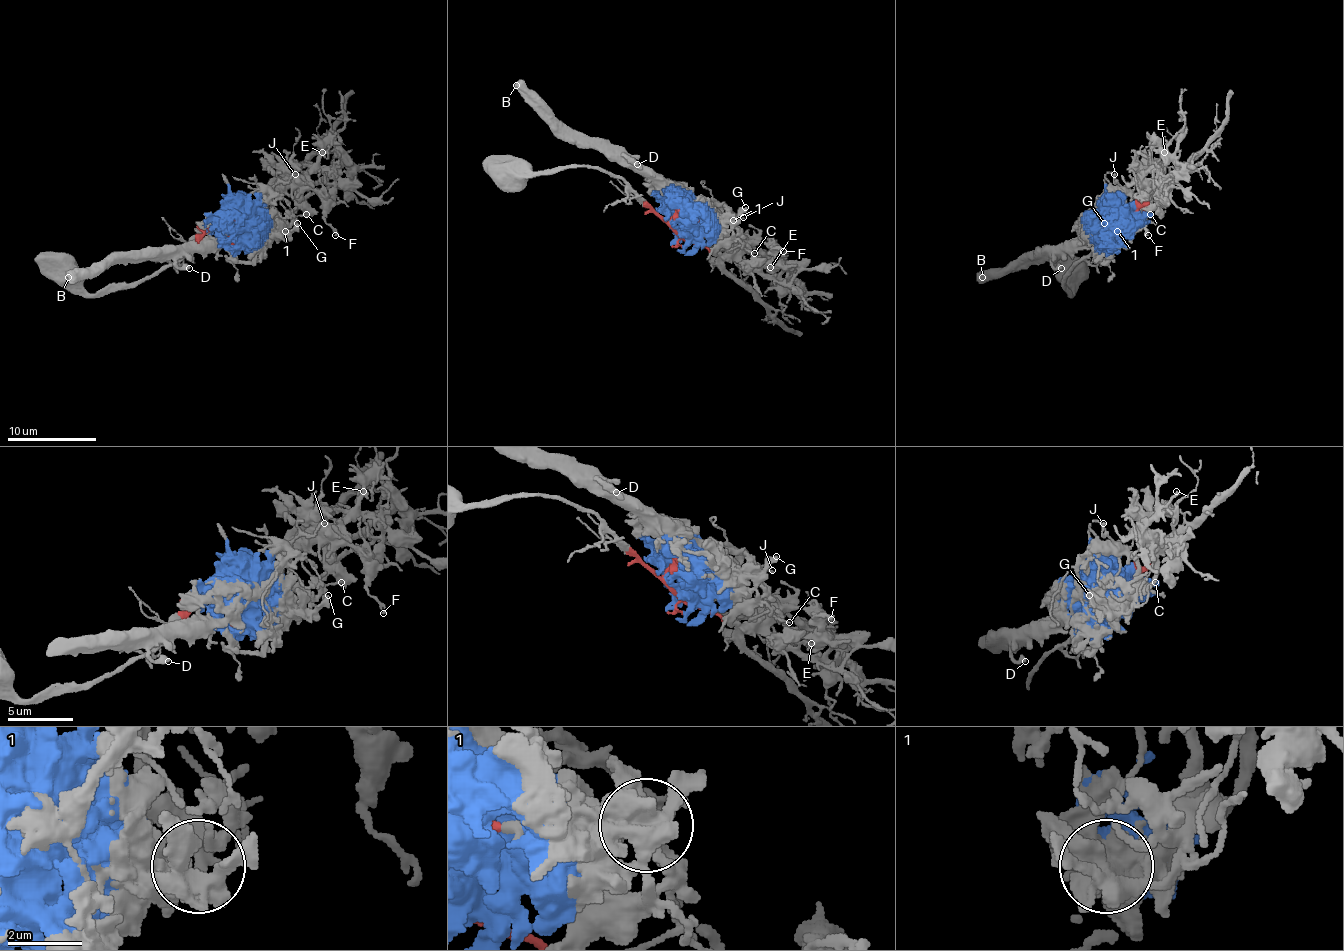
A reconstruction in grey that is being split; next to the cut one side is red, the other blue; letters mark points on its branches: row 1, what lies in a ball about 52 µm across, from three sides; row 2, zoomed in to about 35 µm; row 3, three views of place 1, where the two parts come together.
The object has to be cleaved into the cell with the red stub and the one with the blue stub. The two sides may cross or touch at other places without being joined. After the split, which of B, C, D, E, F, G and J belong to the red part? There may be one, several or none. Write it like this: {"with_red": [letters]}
{"with_red": ["C", "E", "F", "J"]}

